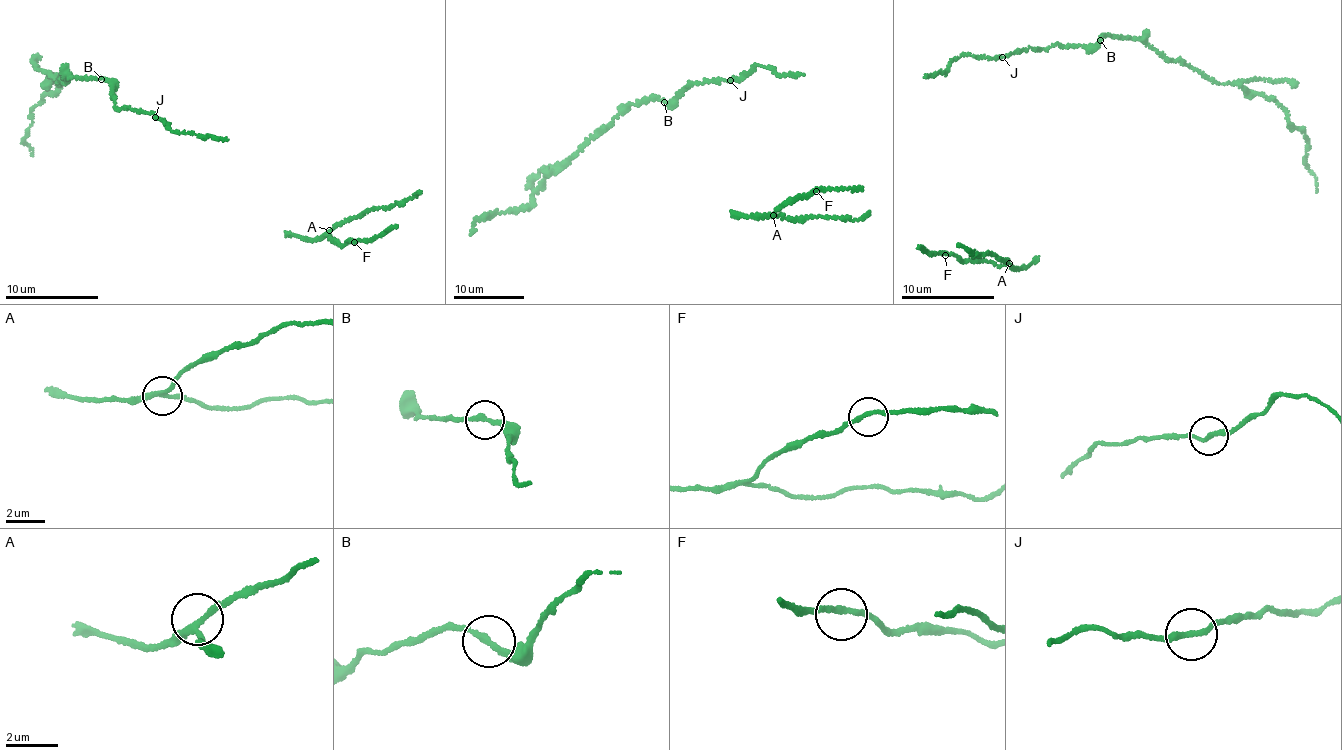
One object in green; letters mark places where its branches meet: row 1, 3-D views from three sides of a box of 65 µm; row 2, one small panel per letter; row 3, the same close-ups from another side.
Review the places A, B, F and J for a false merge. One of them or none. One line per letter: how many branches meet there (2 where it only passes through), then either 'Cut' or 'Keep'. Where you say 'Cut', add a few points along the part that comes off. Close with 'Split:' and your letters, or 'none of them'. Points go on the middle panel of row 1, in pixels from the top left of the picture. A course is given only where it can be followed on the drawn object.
A: Branches: 3. Keep
B: Branches: 2. Keep
F: Branches: 2. Keep
J: Branches: 2. Keep
Split: none of them

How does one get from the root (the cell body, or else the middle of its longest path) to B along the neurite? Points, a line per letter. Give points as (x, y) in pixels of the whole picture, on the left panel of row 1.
B: (157, 118), (139, 109), (117, 108), (110, 80), (102, 78)

